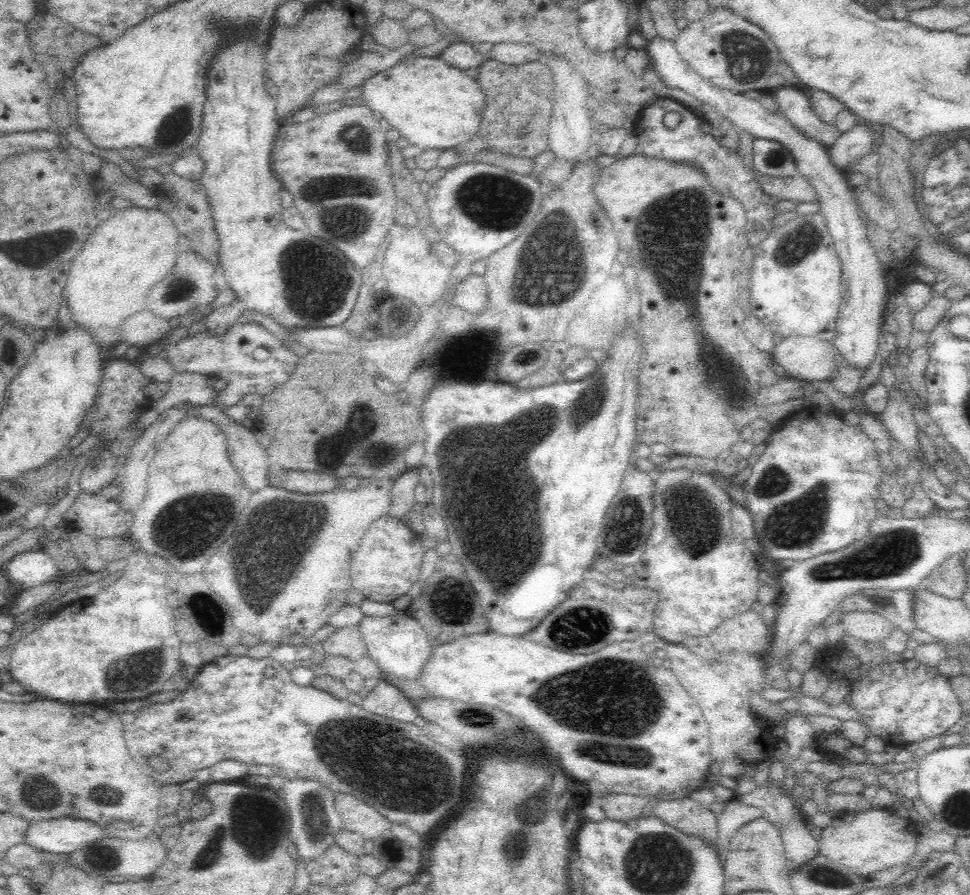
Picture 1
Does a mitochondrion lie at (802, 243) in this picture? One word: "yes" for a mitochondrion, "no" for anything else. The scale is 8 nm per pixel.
yes

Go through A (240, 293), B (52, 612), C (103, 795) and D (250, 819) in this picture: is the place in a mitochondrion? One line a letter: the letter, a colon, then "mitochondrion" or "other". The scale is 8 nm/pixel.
A: other
B: other
C: mitochondrion
D: mitochondrion

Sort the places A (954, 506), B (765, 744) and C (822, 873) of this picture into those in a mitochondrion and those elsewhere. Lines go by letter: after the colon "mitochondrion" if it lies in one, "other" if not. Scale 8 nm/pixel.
A: other
B: other
C: mitochondrion

